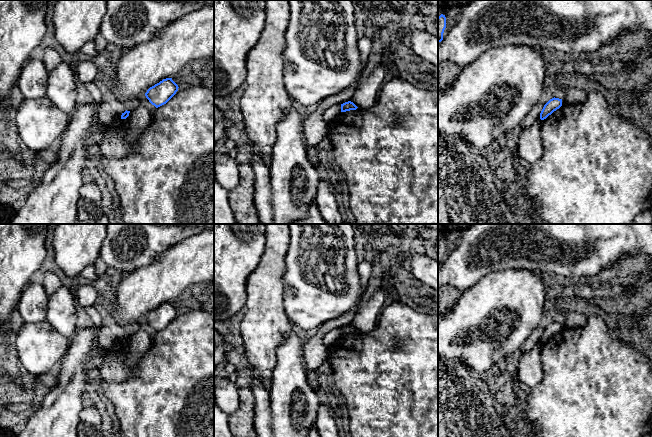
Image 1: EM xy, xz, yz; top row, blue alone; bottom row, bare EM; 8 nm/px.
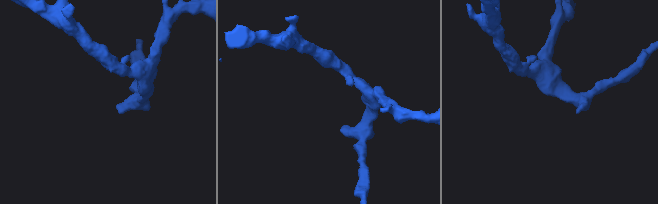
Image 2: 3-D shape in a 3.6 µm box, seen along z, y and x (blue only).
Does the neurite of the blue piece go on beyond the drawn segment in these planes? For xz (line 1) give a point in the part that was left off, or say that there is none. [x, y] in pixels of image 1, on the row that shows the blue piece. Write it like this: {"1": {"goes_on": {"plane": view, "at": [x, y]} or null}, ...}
{"1": {"goes_on": null}}

